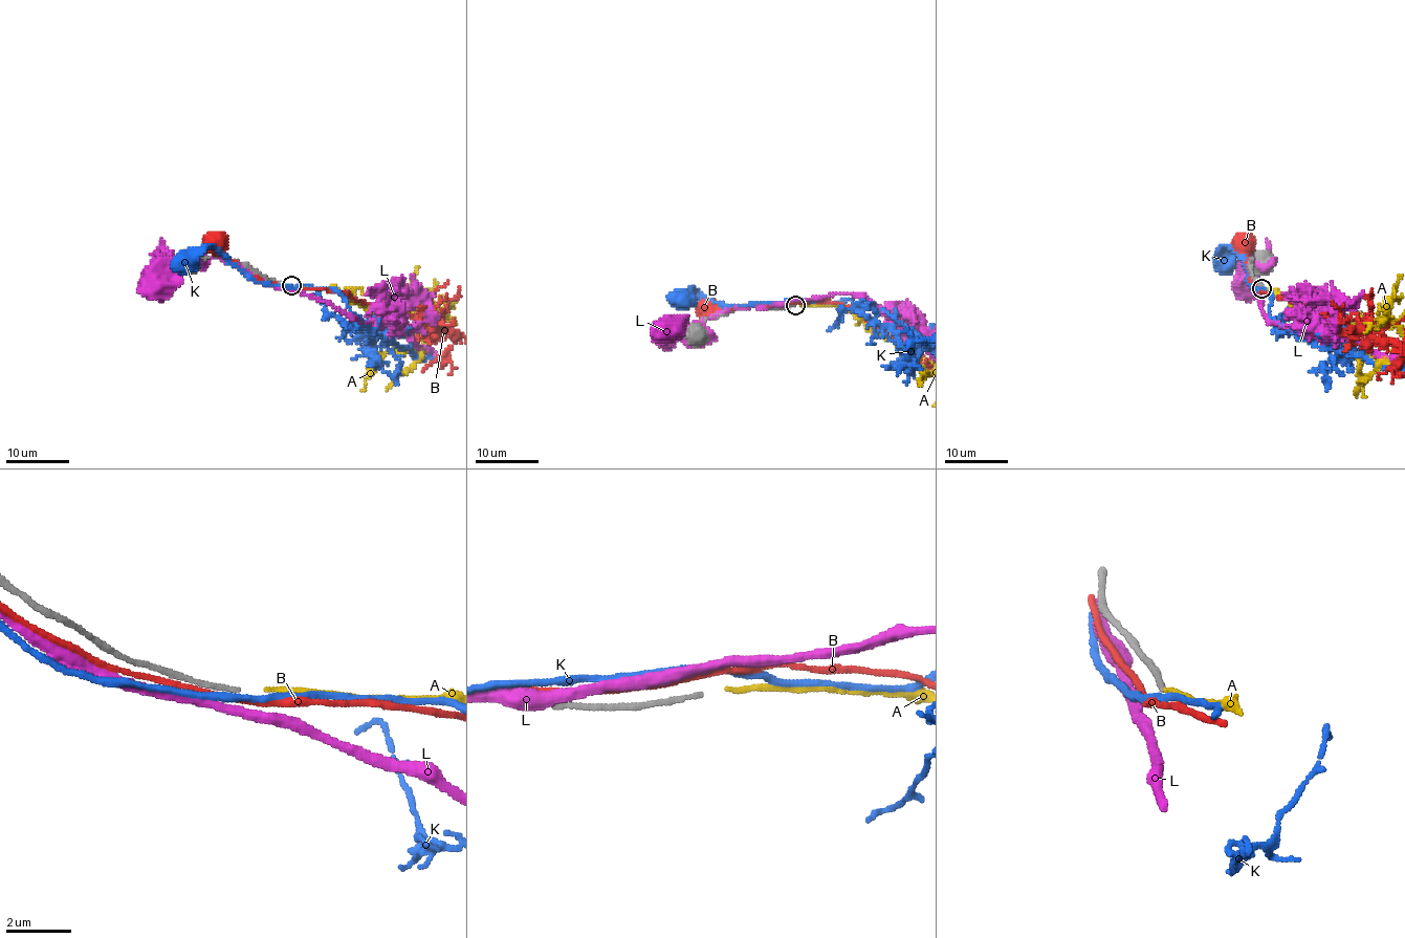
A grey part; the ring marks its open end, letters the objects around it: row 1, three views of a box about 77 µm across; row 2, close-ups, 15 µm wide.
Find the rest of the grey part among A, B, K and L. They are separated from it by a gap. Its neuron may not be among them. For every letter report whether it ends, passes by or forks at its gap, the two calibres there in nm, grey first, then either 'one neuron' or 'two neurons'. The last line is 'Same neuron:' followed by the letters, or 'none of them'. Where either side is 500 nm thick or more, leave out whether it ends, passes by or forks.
A: it ends; calibres 140 and 130 nm; one neuron
B: it passes by; calibres 140 and 160 nm; two neurons
K: it passes by; calibres 140 and 200 nm; two neurons
L: it passes by; calibres 140 and 280 nm; two neurons
Same neuron: A

